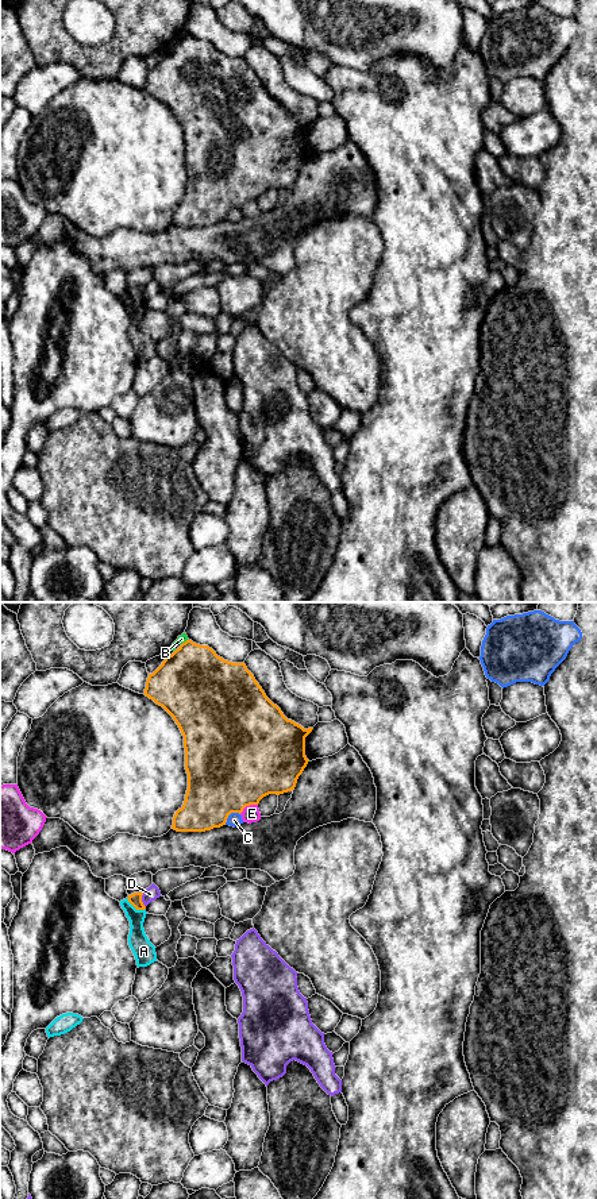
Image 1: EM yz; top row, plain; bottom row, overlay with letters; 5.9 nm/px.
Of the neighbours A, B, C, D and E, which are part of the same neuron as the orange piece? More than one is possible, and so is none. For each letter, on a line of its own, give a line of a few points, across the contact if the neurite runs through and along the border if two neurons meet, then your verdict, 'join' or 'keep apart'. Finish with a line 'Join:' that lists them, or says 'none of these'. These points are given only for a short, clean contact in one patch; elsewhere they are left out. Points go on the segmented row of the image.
A: line yz (126, 898), (137, 909), (143, 910); keep apart
B: keep apart
C: keep apart
D: keep apart
E: keep apart
Join: none of these

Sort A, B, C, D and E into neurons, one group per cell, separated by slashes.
A / B / C / D / E

